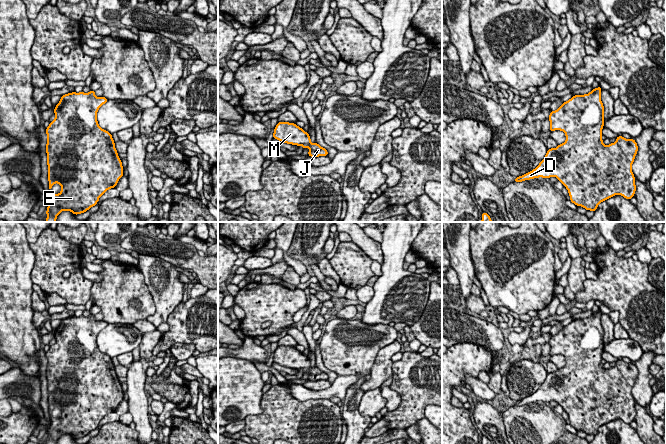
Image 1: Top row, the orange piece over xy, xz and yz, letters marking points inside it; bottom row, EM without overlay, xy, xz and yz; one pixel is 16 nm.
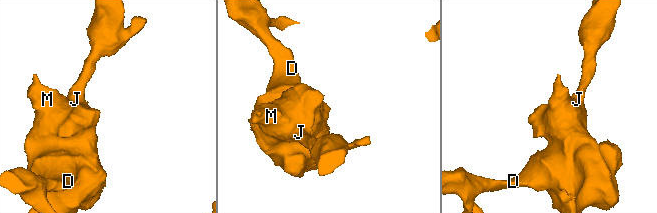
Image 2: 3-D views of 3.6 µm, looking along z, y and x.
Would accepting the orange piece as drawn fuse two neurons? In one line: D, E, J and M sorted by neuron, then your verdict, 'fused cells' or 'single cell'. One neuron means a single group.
D E J M; single cell

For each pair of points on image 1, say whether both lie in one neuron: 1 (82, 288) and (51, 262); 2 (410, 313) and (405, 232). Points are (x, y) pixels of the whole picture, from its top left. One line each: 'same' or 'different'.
1: same
2: same

